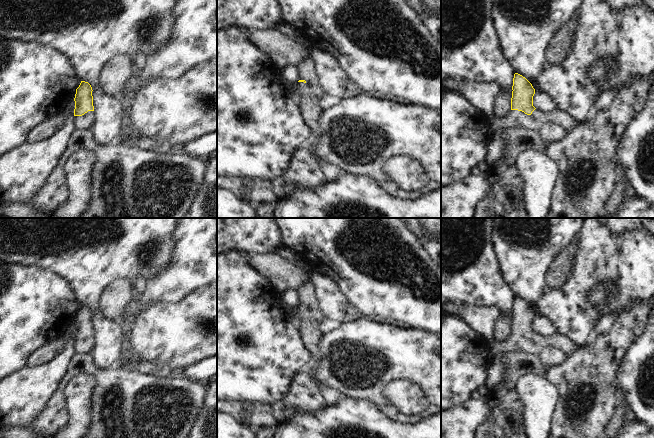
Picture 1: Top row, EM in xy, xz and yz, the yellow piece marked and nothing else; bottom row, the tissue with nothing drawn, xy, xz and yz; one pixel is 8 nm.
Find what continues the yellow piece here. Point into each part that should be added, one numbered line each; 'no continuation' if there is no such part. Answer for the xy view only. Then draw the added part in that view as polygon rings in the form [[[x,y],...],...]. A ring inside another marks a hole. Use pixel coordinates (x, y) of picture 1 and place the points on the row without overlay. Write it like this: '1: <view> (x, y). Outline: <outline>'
1: xy (84, 346). Outline: [[[88,335],[82,340],[73,341],[73,350],[78,354],[89,354],[95,346],[95,336]]]

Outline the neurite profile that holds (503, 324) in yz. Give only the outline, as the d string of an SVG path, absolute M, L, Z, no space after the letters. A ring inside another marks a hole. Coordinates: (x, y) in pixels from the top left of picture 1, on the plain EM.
M500 313L498 319L495 322L494 339L496 341L503 341L511 335L511 322L512 316L506 313Z

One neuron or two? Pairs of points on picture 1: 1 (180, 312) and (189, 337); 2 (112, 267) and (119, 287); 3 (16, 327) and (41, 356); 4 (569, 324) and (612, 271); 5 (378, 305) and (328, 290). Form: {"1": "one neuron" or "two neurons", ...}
{"1": "one neuron", "2": "two neurons", "3": "two neurons", "4": "one neuron", "5": "two neurons"}

